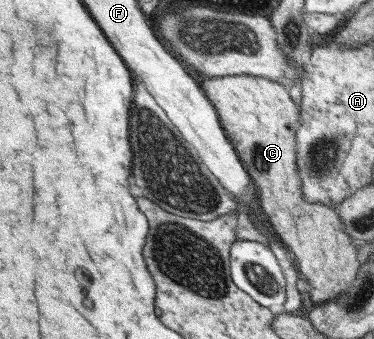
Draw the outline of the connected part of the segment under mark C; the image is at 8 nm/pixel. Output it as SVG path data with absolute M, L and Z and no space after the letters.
M234 74L206 80L204 90L208 90L207 98L218 112L219 122L227 138L232 138L232 146L236 146L236 154L240 154L240 162L251 177L257 202L268 220L269 230L274 238L280 238L283 246L290 250L288 257L291 257L293 266L296 266L295 270L305 276L312 288L312 303L318 305L338 298L358 275L356 248L350 244L350 235L344 230L342 219L334 208L322 203L308 203L303 197L302 179L299 172L296 172L297 164L294 164L294 130L299 128L298 108L288 98L288 92L284 90L284 86L268 78Z

